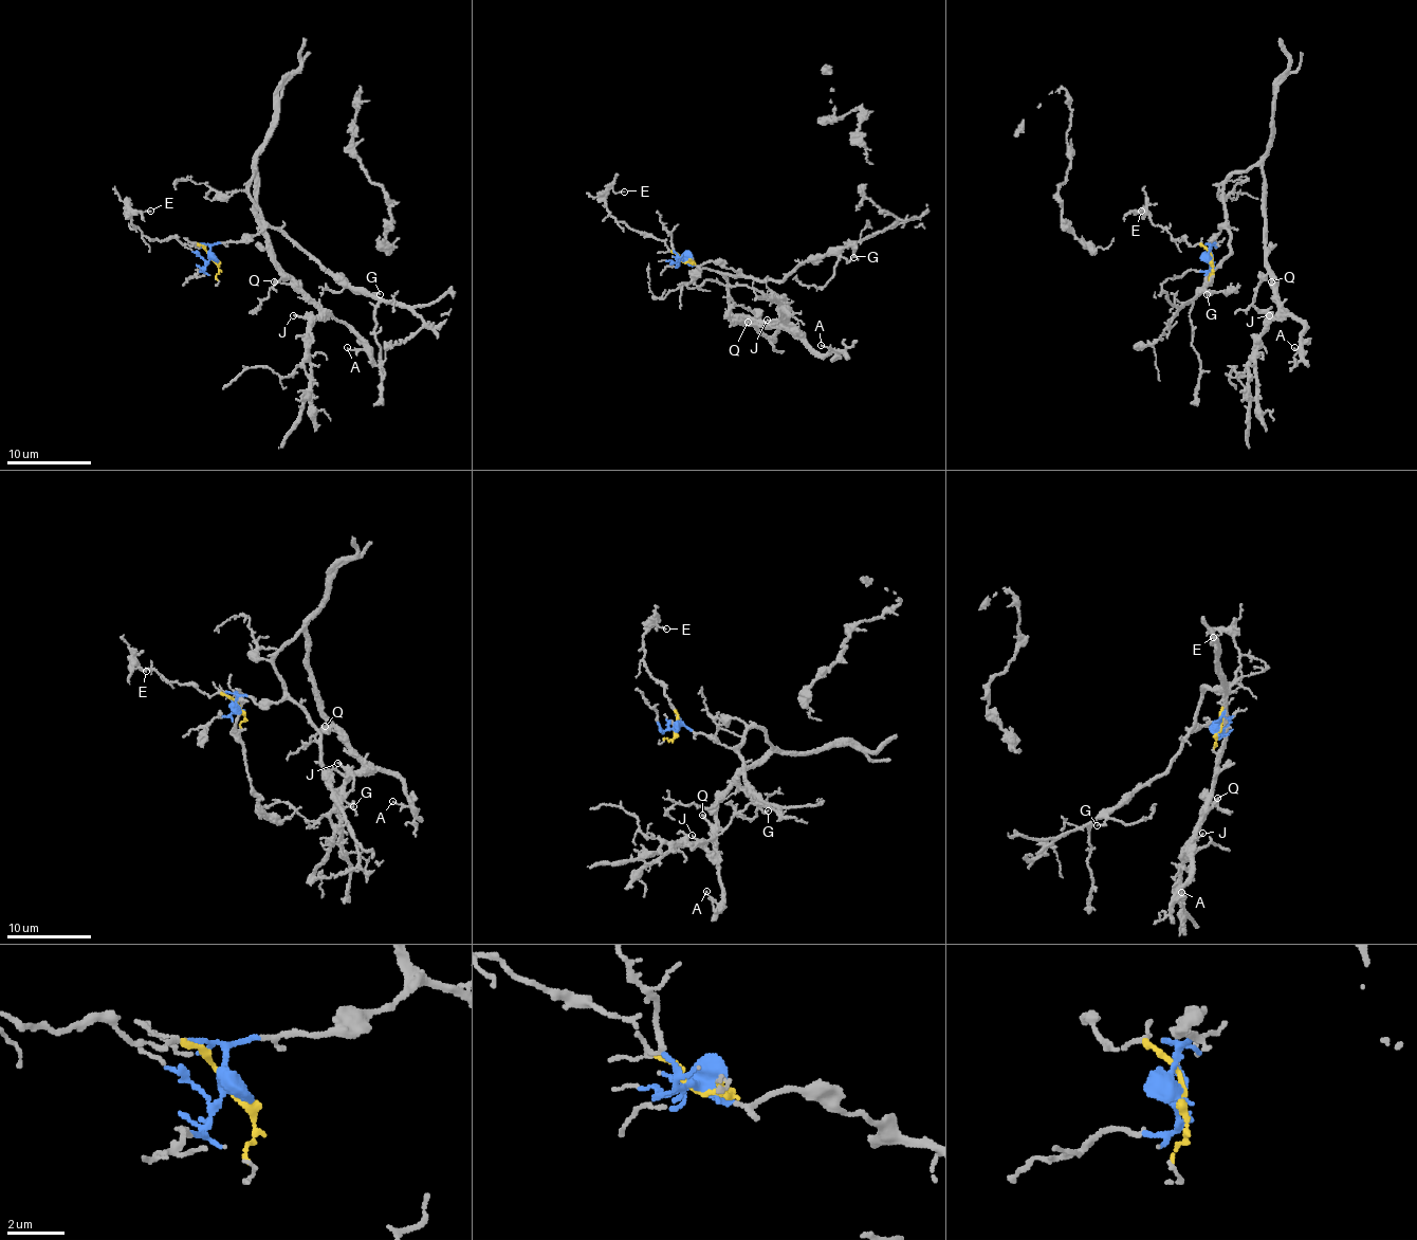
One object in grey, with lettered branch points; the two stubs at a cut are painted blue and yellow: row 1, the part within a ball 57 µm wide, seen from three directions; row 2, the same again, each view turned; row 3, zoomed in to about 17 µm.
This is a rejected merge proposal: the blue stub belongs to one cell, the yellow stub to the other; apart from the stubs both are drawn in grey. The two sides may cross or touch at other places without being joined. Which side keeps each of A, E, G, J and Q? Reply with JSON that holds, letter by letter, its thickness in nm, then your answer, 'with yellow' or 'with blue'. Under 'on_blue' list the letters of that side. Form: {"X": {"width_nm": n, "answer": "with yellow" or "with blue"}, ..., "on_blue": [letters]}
{"A": {"width_nm": 120, "answer": "with blue"}, "E": {"width_nm": 110, "answer": "with yellow"}, "G": {"width_nm": 110, "answer": "with blue"}, "J": {"width_nm": 130, "answer": "with blue"}, "Q": {"width_nm": 160, "answer": "with blue"}, "on_blue": ["A", "G", "J", "Q"]}

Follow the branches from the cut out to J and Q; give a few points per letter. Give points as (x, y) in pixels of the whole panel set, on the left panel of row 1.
J: (213, 258), (215, 243), (246, 241), (263, 226), (249, 184), (255, 165), (270, 258), (318, 309), (293, 315)
Q: (213, 258), (215, 243), (246, 241), (263, 226), (249, 184), (255, 165), (257, 222), (291, 281), (274, 281)

